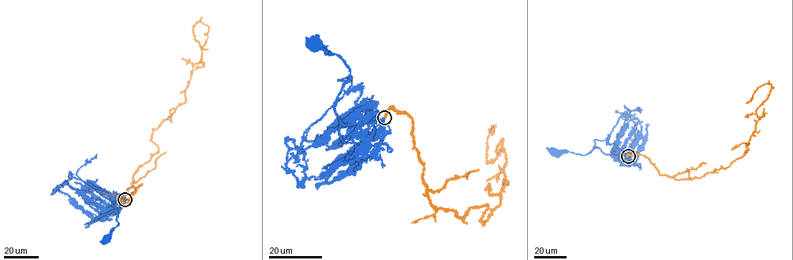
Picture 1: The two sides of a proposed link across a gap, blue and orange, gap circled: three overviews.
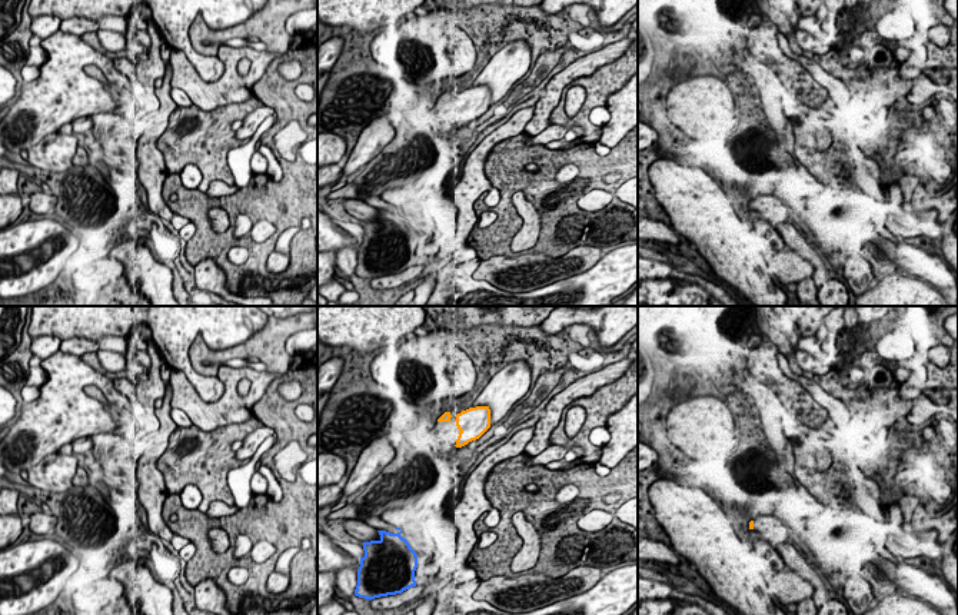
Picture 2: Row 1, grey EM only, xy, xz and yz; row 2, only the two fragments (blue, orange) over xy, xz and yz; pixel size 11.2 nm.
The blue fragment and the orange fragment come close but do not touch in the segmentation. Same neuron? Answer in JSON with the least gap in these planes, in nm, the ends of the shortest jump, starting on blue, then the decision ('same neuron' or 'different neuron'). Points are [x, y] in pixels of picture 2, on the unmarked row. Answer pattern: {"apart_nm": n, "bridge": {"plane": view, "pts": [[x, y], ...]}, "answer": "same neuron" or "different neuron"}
{"apart_nm": 1100, "bridge": {"plane": "xz", "pts": [[399, 208], [456, 126]]}, "answer": "different neuron"}

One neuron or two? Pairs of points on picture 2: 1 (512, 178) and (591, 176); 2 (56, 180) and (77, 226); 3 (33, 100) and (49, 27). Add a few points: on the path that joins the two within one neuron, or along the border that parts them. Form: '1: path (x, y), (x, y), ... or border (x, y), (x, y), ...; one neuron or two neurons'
1: path (532, 178), (539, 178), (558, 159), (574, 159); one neuron
2: path (67, 192), (77, 202), (77, 215); one neuron
3: border (57, 29), (42, 40); two neurons

